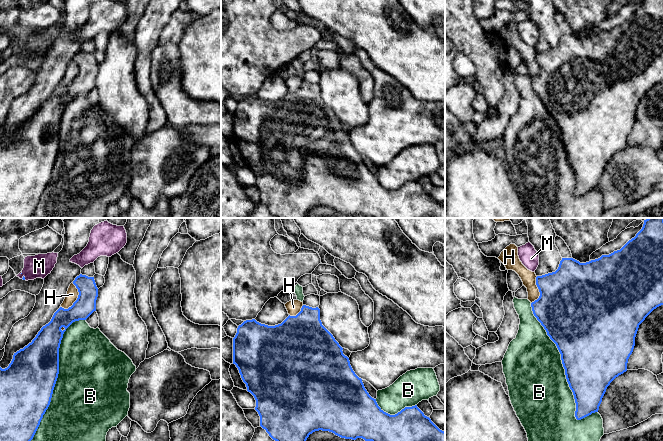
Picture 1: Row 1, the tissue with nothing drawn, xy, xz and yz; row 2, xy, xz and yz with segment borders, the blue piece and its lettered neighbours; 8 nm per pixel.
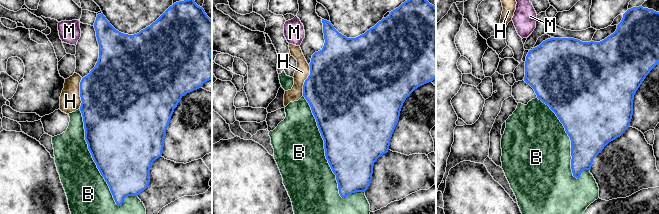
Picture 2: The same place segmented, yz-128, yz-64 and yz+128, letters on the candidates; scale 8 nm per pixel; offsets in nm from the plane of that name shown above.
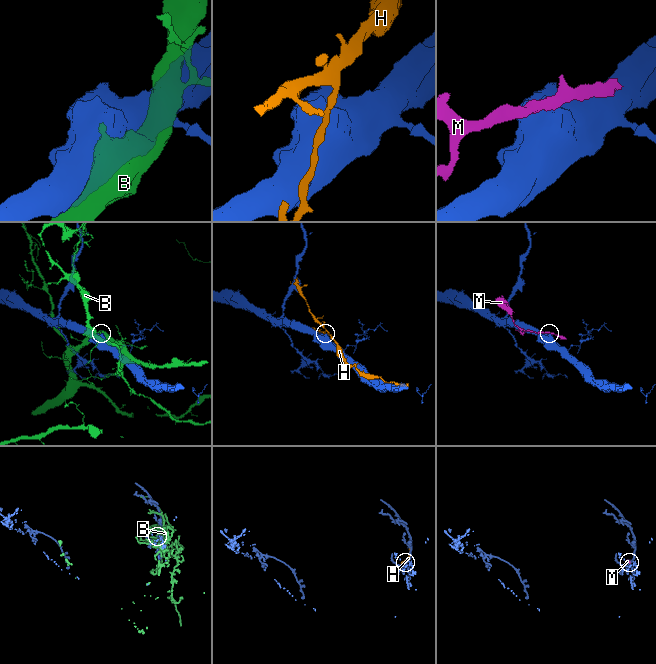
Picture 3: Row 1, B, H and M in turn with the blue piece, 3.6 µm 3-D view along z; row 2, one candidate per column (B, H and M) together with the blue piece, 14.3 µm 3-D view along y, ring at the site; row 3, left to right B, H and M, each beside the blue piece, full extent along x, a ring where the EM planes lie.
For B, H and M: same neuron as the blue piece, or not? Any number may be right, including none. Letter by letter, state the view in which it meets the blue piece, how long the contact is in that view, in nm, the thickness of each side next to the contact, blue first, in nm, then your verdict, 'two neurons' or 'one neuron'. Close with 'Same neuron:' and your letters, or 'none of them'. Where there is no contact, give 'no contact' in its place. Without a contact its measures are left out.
B: contact in yz; length 1050 nm; calibres 500 and 480 nm; two neurons
H: contact in xy; length 220 nm; calibres 170 and 100 nm; two neurons
M: contact in xy; length 40 nm; calibres 20 and 190 nm; two neurons
Same neuron: none of them

